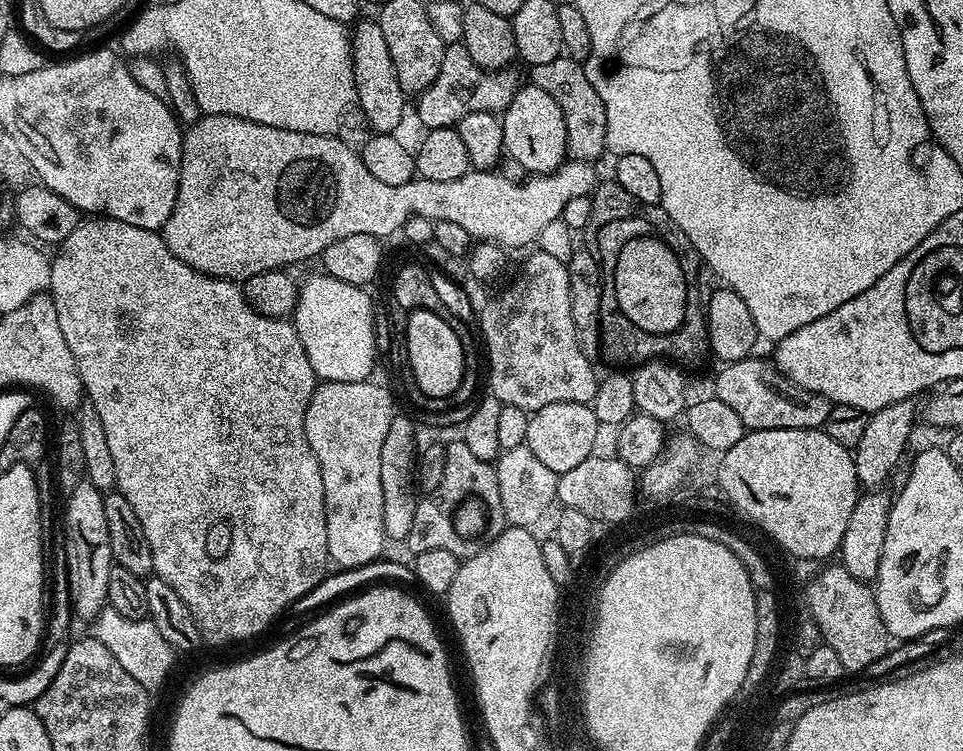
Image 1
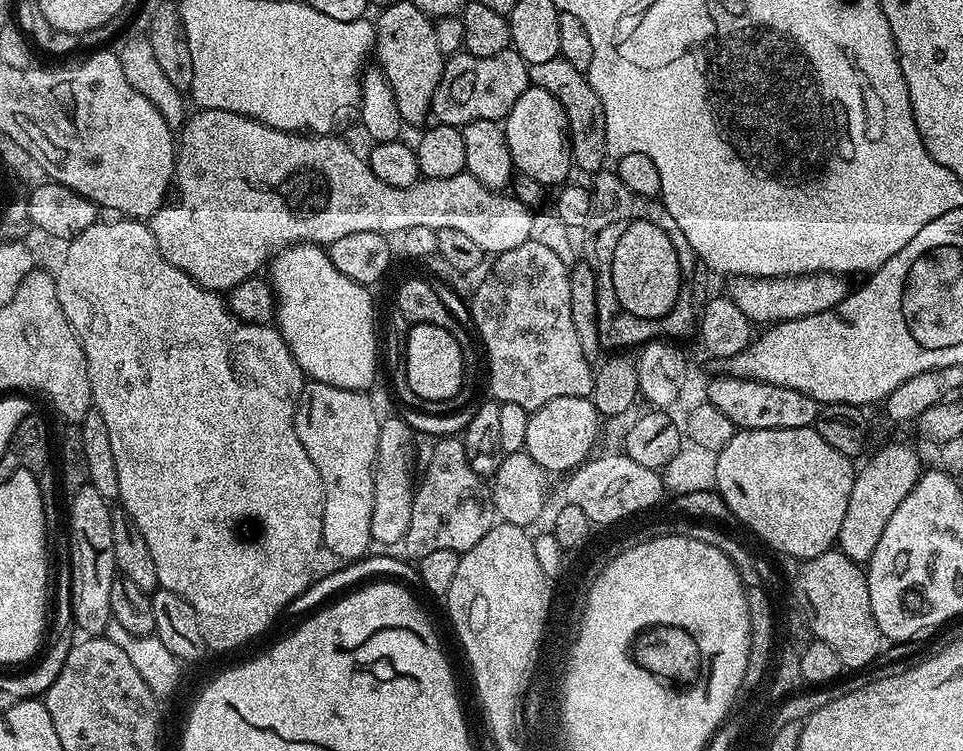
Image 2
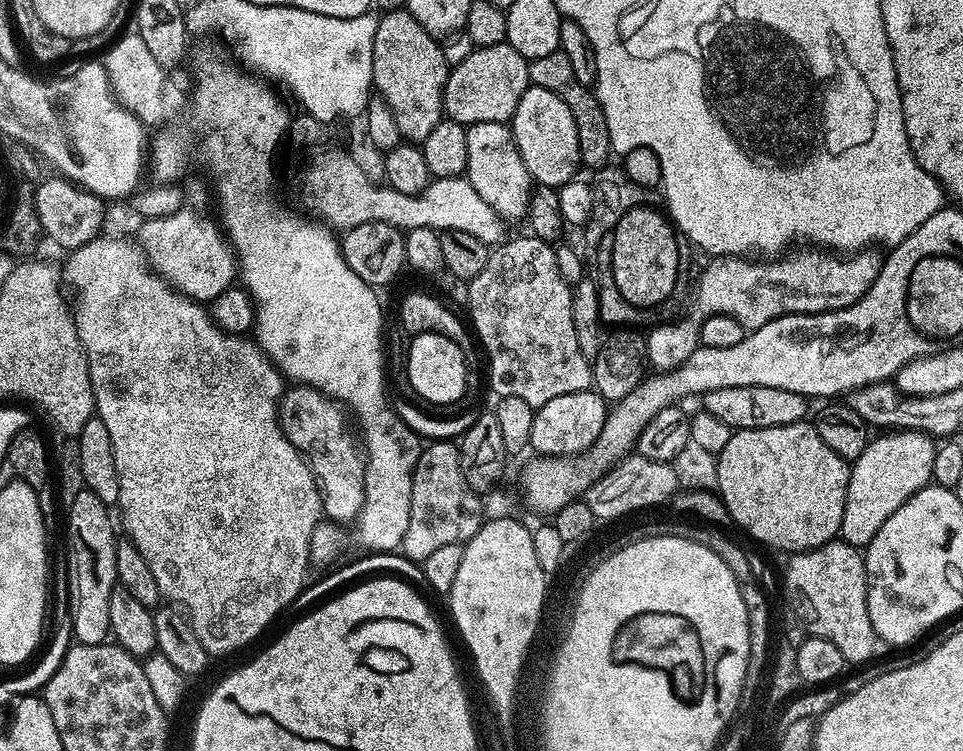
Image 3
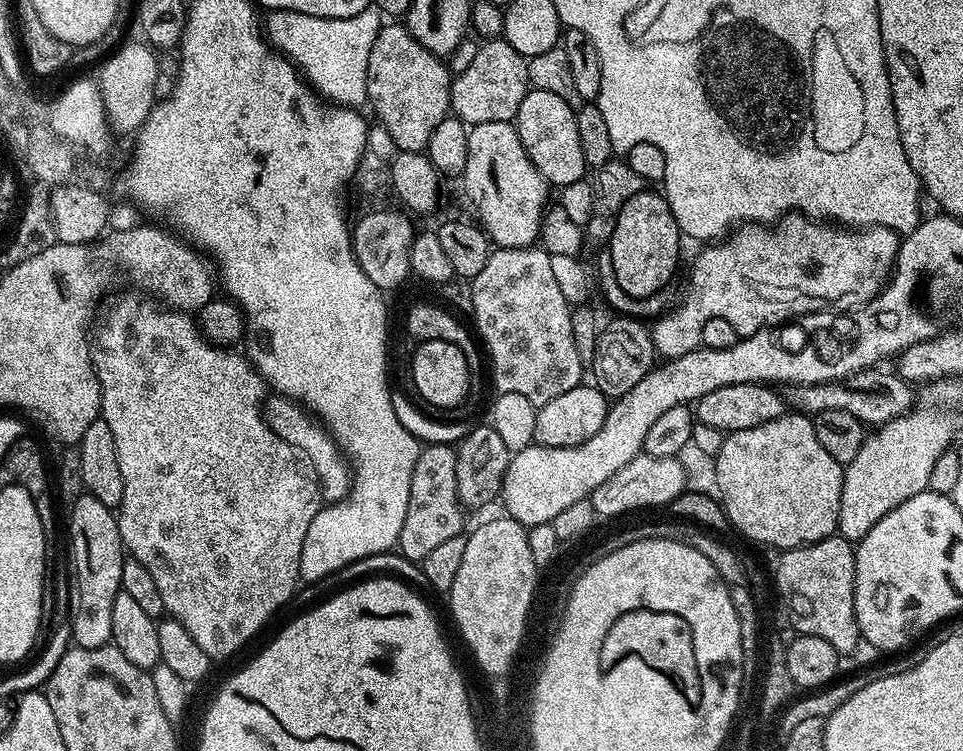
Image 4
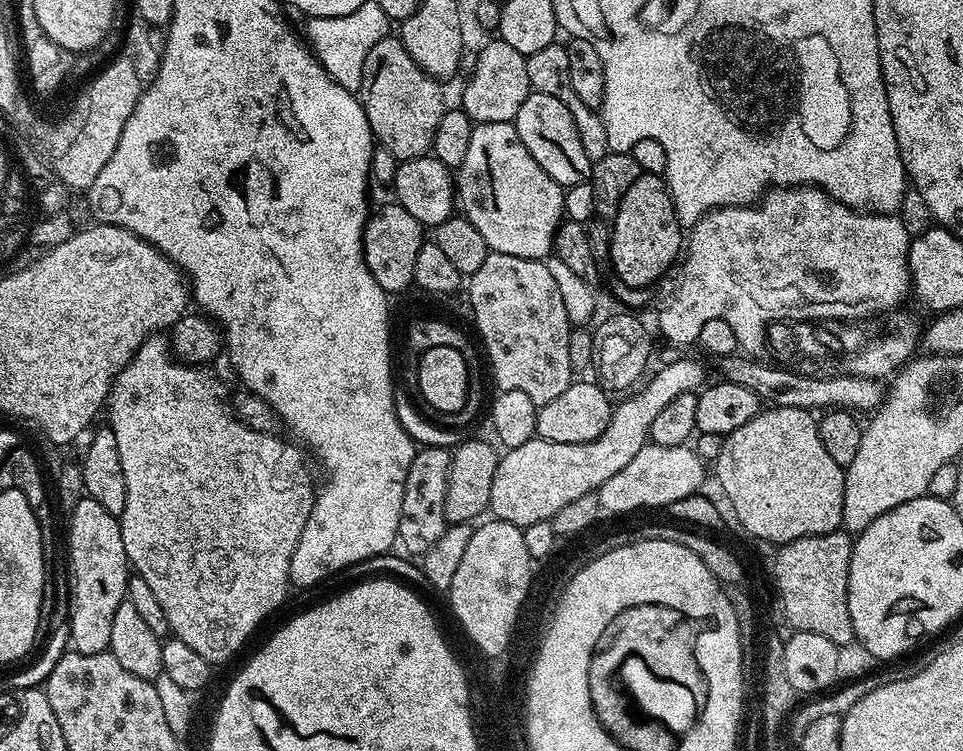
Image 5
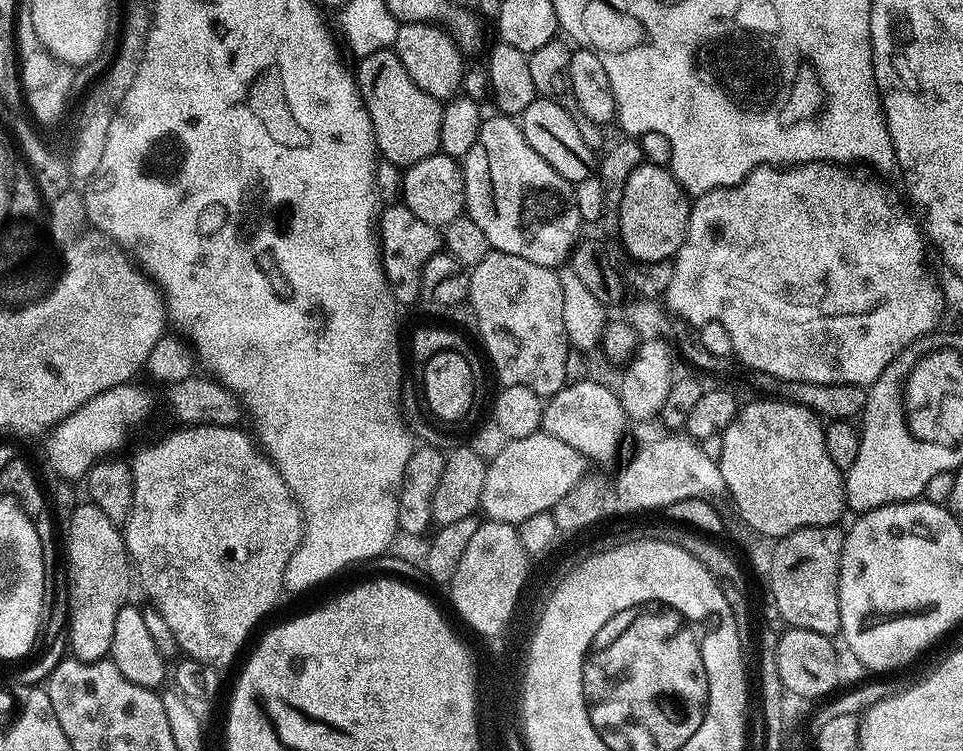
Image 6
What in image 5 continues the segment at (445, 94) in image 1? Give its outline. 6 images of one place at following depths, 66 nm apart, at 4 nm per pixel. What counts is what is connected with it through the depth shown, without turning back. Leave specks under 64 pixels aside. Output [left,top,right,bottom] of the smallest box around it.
[458,38,532,125]

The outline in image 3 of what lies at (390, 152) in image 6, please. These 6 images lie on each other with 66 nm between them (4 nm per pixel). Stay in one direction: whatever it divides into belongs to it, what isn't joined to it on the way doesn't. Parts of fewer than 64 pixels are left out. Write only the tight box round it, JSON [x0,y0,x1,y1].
[372,8,450,142]

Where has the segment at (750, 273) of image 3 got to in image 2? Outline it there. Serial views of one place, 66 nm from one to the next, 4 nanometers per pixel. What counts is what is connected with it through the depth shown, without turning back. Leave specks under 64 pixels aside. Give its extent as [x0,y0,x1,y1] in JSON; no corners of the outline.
[726,272,850,326]

